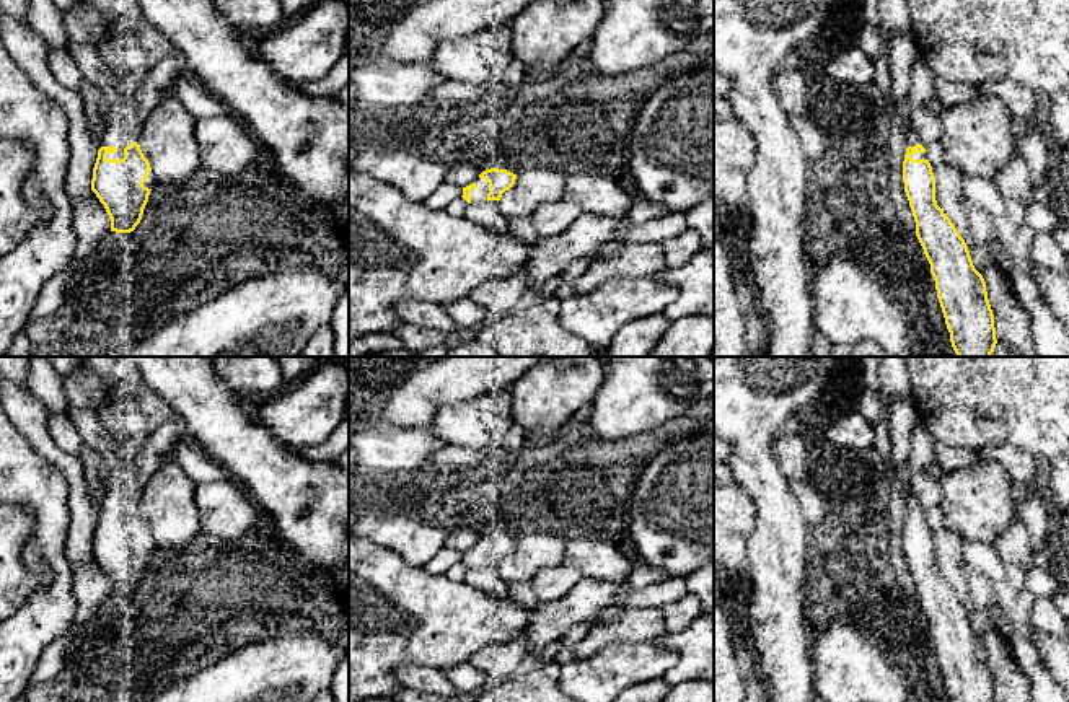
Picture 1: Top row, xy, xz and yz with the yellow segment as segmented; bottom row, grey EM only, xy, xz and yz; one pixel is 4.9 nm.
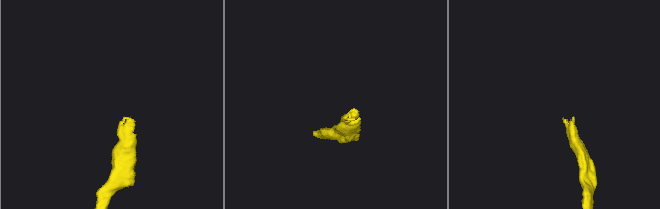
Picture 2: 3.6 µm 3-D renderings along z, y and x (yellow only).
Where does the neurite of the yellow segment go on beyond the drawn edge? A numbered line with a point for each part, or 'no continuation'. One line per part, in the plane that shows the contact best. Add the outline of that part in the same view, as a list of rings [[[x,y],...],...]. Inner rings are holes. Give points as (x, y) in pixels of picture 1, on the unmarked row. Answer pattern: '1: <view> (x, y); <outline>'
1: xy (127, 429); [[[130,397],[108,399],[96,410],[111,441],[111,450],[127,456],[124,464],[109,472],[108,494],[101,505],[101,511],[117,513],[116,518],[106,520],[108,524],[122,524],[125,511],[132,507],[140,510],[145,485],[135,479],[135,463],[153,428]]]

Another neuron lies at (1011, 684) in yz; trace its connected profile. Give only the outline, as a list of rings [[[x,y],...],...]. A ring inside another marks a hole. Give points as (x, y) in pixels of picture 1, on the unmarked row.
[[[989,630],[983,643],[994,679],[996,702],[1032,702],[1028,695],[1030,679],[1009,653],[1004,637]]]

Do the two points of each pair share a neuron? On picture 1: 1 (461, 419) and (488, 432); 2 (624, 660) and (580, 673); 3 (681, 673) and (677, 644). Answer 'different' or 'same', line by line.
1: same
2: same
3: same

